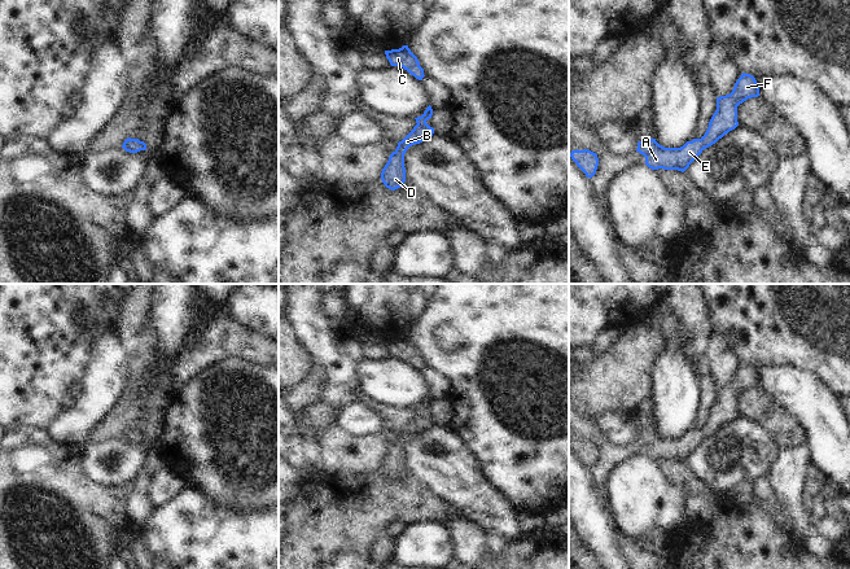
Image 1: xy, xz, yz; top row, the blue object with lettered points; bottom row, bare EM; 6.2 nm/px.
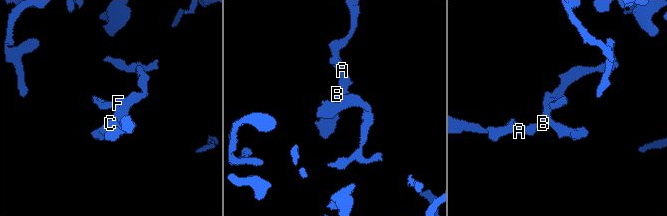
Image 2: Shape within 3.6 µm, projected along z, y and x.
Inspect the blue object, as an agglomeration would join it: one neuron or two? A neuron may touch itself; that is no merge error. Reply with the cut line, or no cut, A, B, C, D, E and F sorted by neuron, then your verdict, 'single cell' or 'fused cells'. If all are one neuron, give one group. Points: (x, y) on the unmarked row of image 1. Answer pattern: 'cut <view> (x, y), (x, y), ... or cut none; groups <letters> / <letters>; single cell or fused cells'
cut none; groups A B C D E F; single cell

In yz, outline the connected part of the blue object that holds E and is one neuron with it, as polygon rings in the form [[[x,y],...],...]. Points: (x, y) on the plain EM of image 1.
[[[742,363],[729,385],[717,388],[717,401],[701,429],[687,432],[680,438],[665,438],[656,429],[643,426],[638,433],[636,442],[645,447],[645,455],[652,460],[663,459],[684,463],[704,439],[739,416],[737,397],[748,389],[758,386],[759,377],[755,368]]]

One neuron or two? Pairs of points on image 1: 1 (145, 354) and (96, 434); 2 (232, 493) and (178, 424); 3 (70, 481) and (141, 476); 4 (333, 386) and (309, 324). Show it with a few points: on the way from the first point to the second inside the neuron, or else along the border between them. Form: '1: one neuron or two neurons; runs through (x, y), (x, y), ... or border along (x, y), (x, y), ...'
1: one neuron; runs through (143, 375), (143, 393), (117, 419)
2: one neuron; runs through (226, 476), (195, 441)
3: two neurons; border along (135, 481), (125, 510)
4: one neuron; runs through (333, 371), (331, 346), (324, 340)

